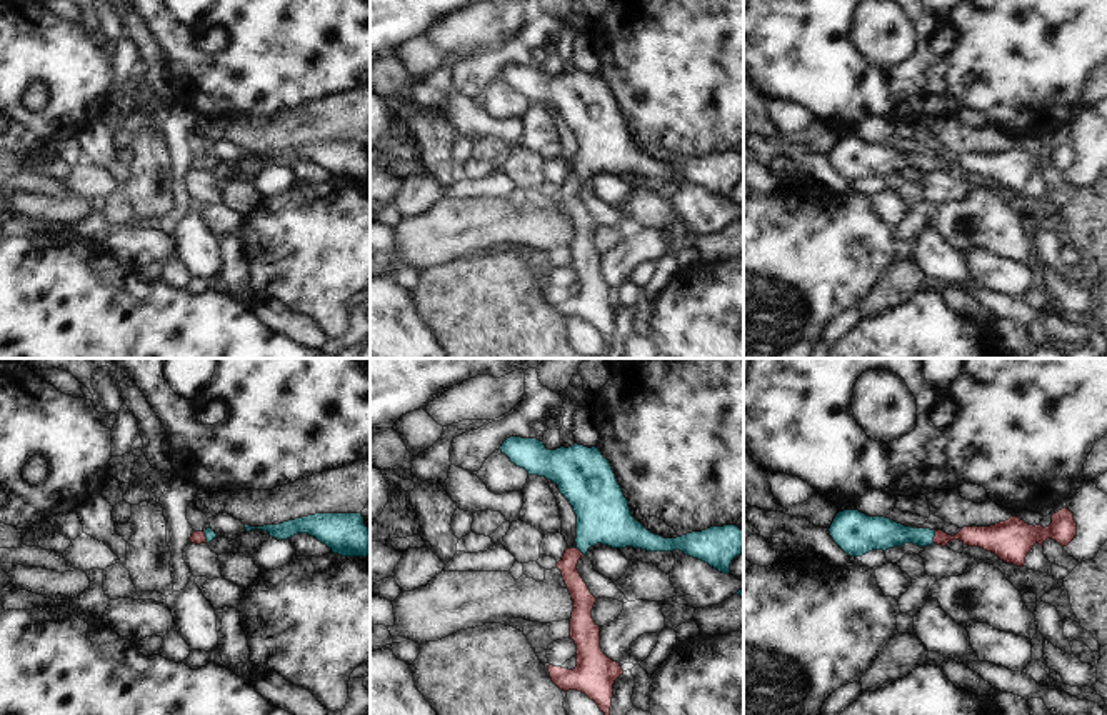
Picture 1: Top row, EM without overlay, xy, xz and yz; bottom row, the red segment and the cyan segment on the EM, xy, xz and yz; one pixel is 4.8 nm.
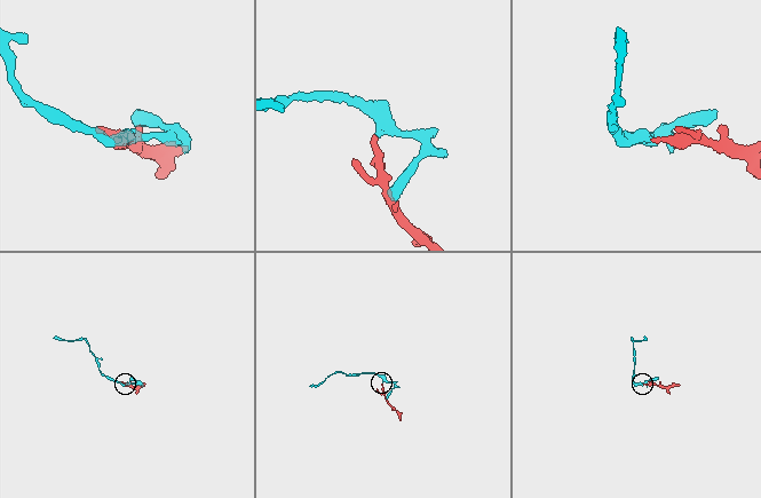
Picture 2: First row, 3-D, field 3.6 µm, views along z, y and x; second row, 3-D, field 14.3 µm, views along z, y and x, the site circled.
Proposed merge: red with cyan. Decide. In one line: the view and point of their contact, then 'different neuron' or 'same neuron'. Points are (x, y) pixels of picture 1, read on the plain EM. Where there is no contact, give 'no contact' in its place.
meets red in yz at (934, 164); same neuron

